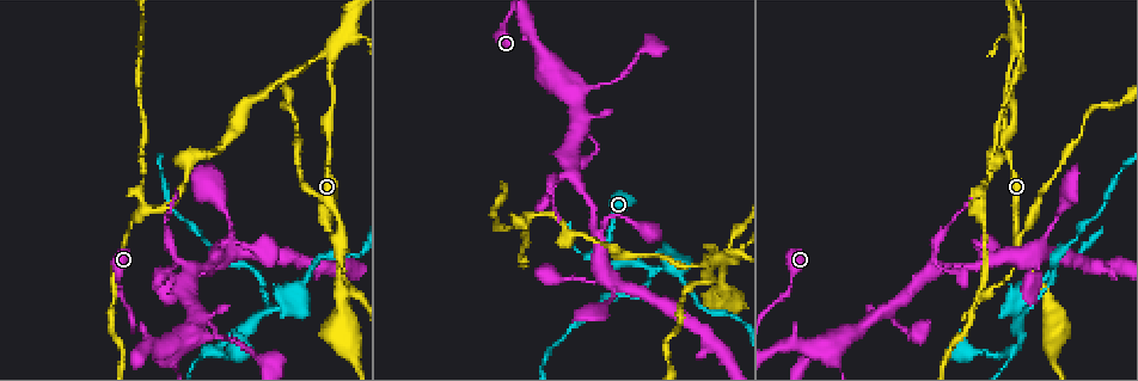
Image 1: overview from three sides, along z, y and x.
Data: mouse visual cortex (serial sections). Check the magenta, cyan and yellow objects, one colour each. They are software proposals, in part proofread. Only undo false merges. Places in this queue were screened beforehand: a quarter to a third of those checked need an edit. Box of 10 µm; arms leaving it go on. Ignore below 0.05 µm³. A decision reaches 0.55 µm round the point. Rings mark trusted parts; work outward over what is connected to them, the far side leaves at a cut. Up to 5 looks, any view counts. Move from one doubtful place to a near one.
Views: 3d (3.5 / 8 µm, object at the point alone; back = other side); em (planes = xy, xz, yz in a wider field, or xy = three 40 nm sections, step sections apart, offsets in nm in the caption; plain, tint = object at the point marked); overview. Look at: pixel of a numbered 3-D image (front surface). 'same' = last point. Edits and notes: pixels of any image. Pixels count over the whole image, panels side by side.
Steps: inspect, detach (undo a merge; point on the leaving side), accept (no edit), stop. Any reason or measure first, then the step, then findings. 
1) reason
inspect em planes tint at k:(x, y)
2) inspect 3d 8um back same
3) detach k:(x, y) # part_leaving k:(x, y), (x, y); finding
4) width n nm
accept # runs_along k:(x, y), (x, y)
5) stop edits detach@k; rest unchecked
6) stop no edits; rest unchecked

side arm on a straight run
inspect 3d 8um at 1:(1018, 232)

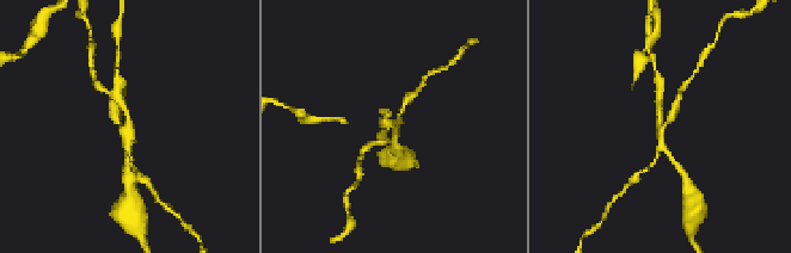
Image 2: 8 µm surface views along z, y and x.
need the tissue
inspect em xy step 1 tint same

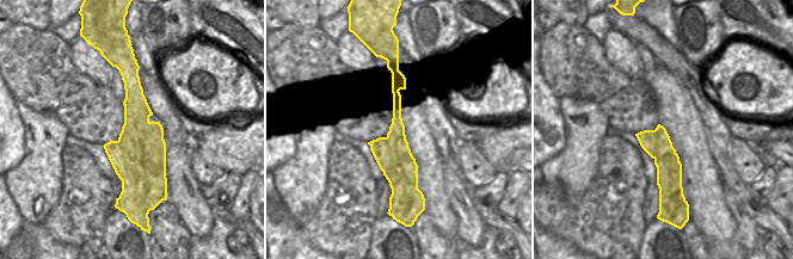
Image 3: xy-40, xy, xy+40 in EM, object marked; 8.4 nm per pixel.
width 300 nm
detach 2:(675, 109) # part_leaving 2:(663, 127), (673, 116), (682, 88); two cells meet here

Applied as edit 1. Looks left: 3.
see it whole again
inspect overview

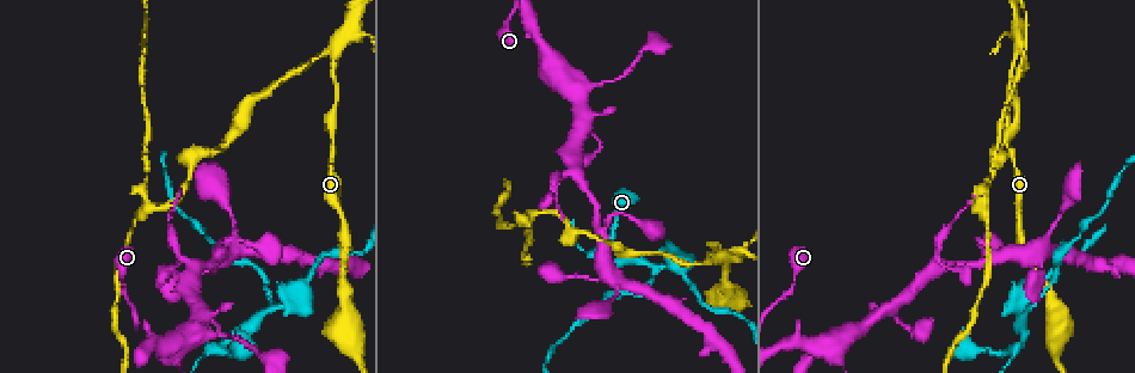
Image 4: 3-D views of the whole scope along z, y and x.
three arms meet
inspect 3d 3.5um at 4:(336, 53)

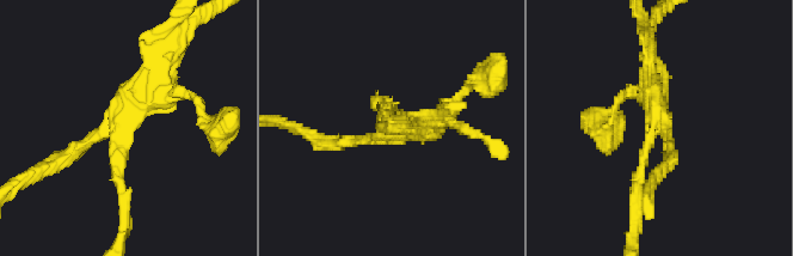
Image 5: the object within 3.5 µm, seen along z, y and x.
detach 5:(339, 139) # a second cell is stuck on

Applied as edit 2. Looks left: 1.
stop edits detach@2, detach@5; rest unchecked

